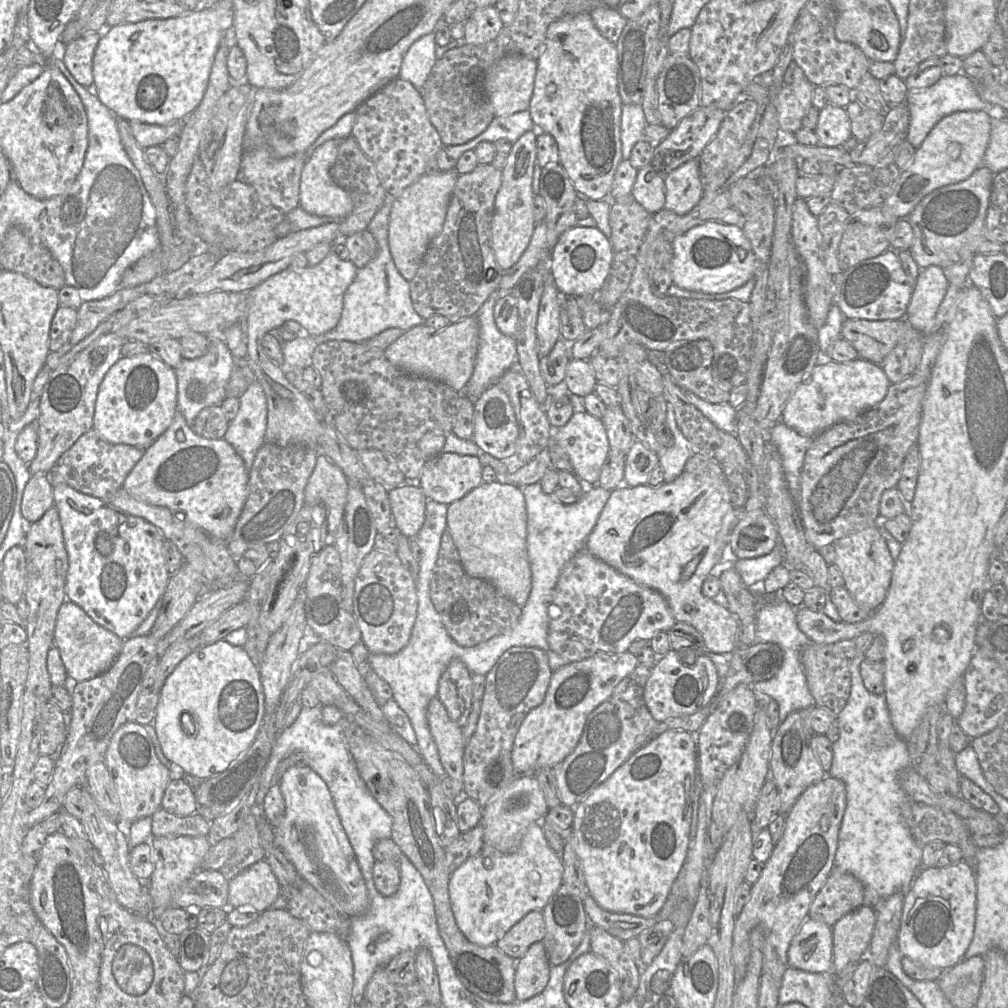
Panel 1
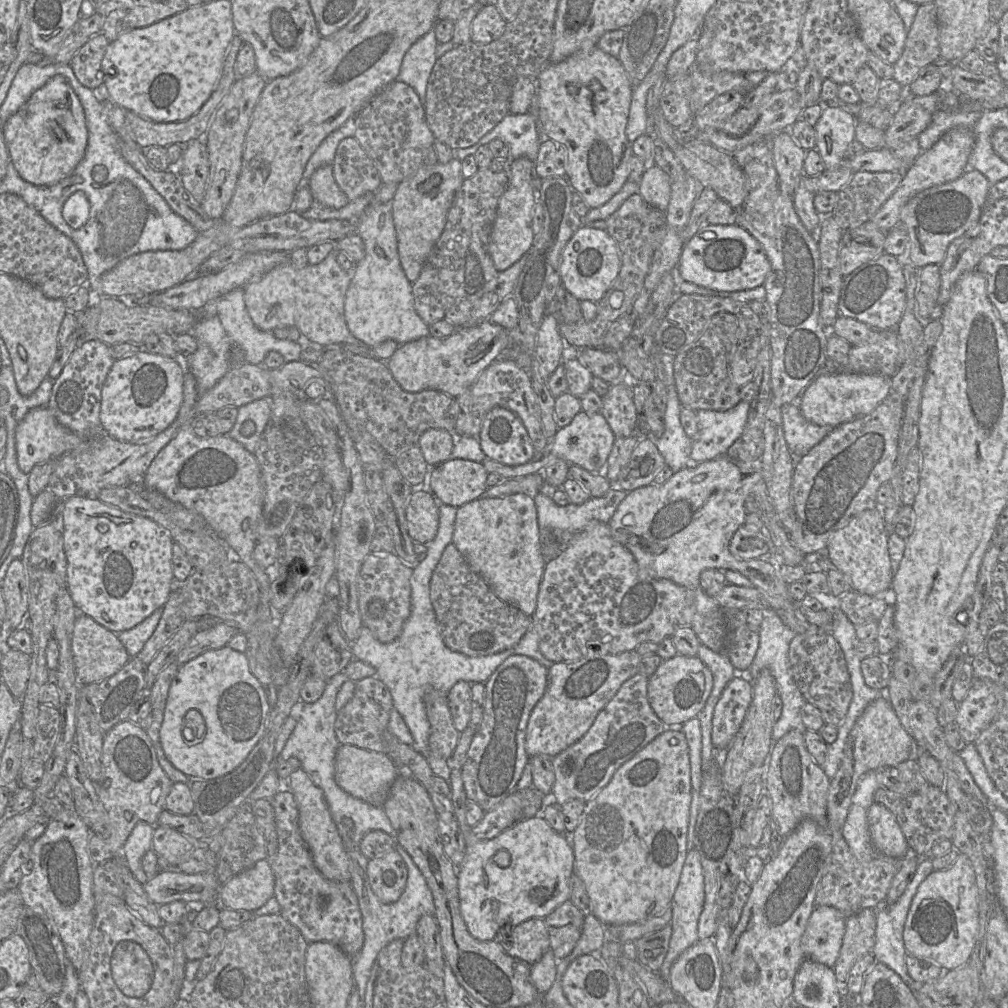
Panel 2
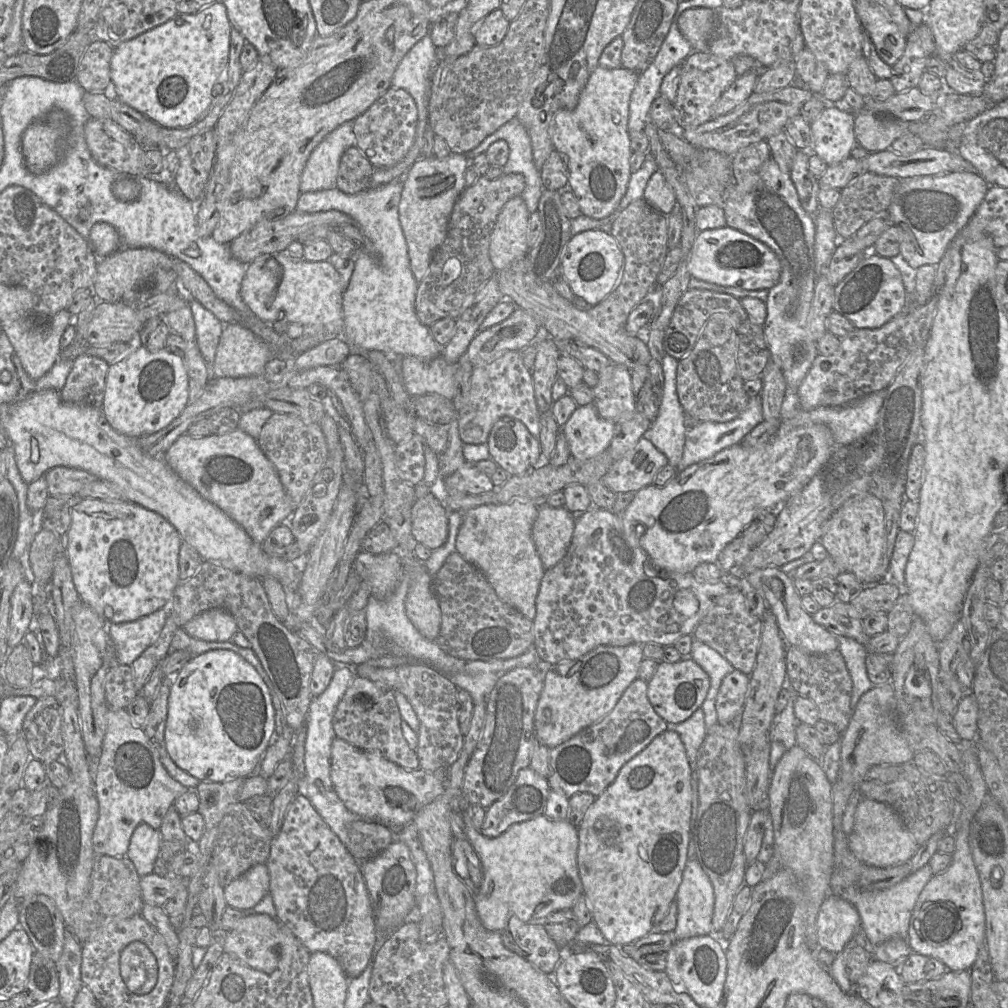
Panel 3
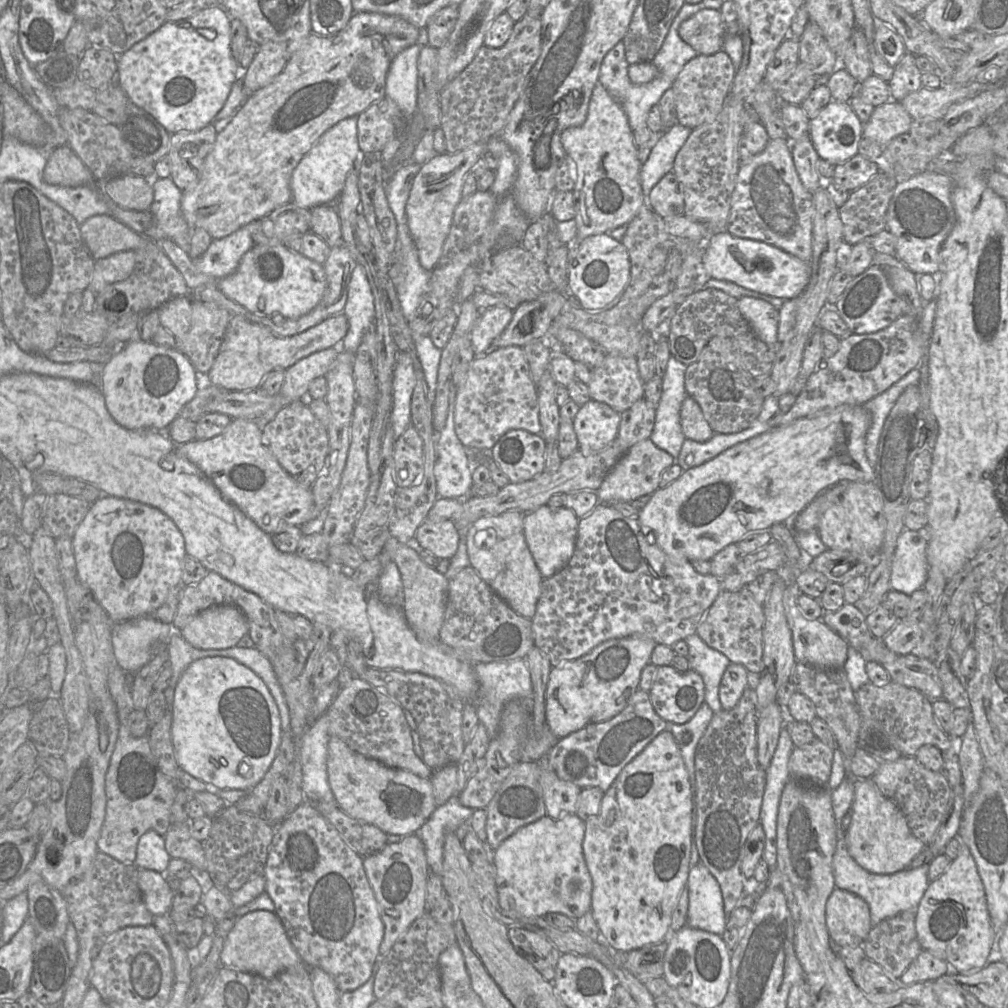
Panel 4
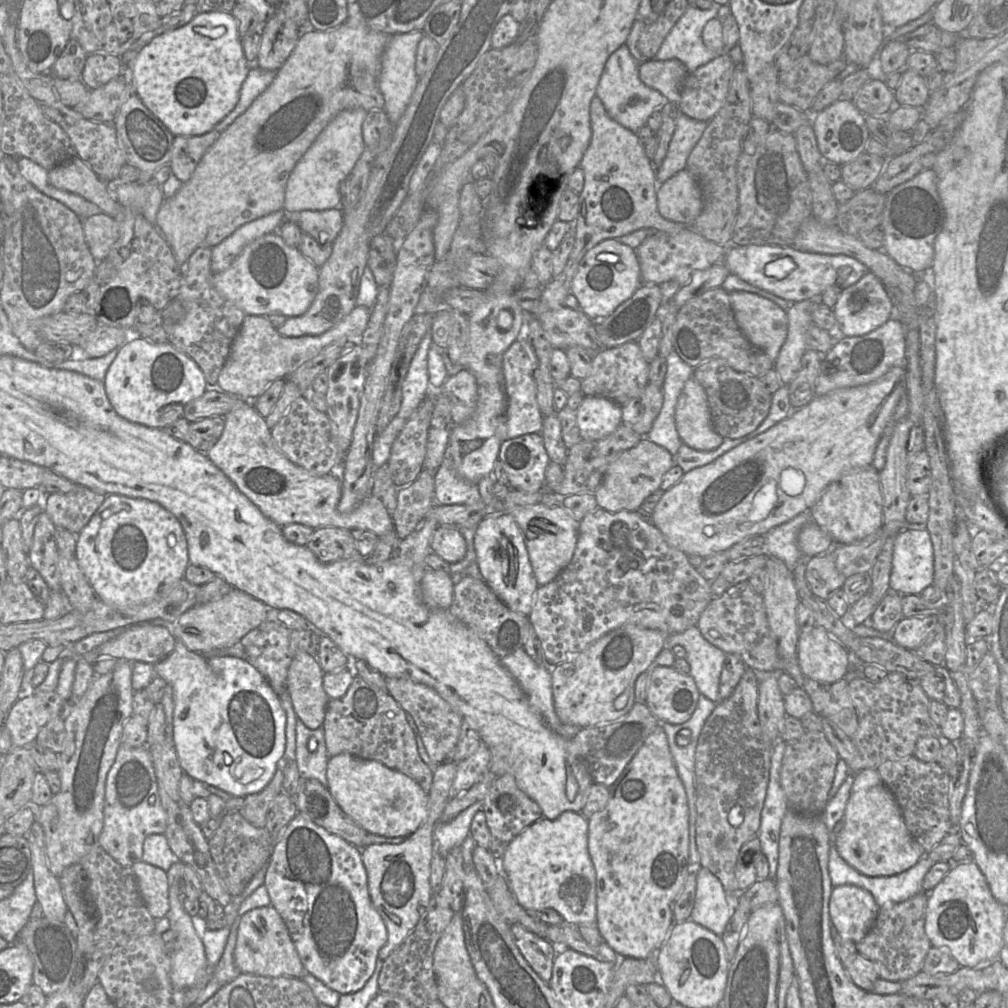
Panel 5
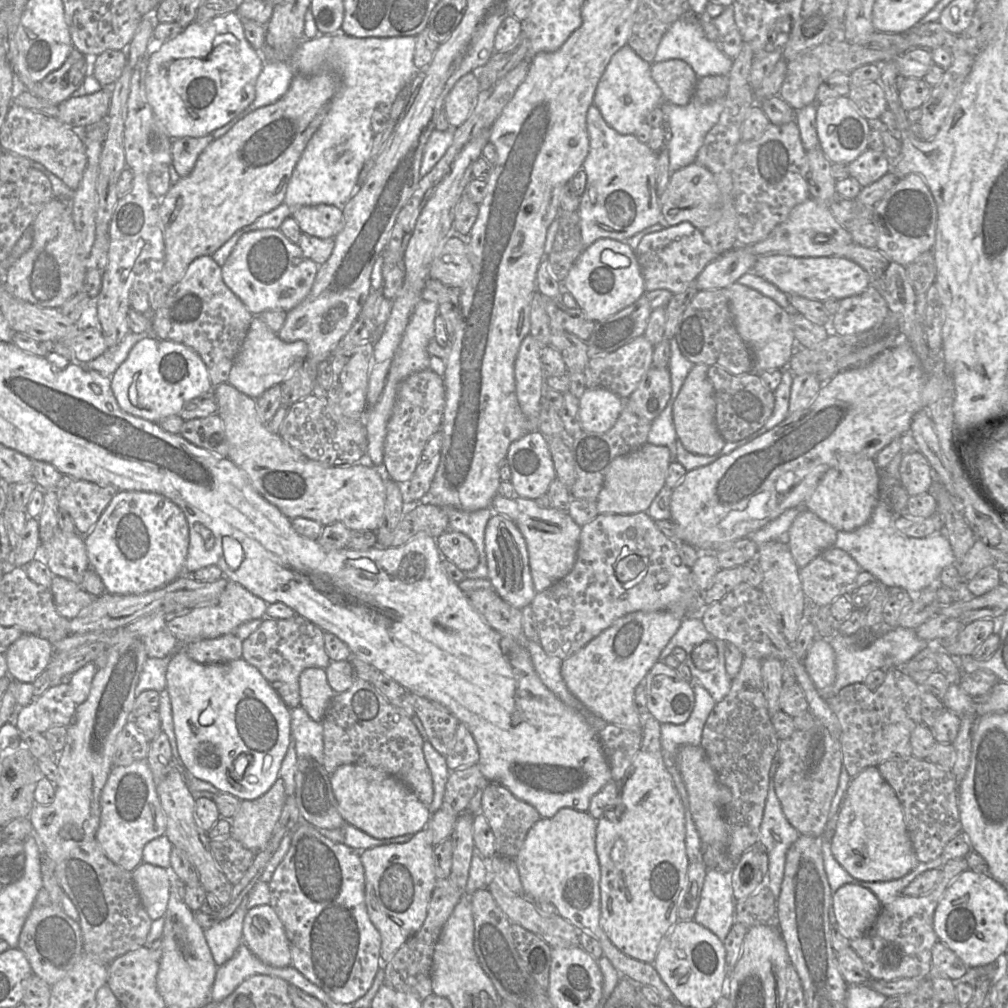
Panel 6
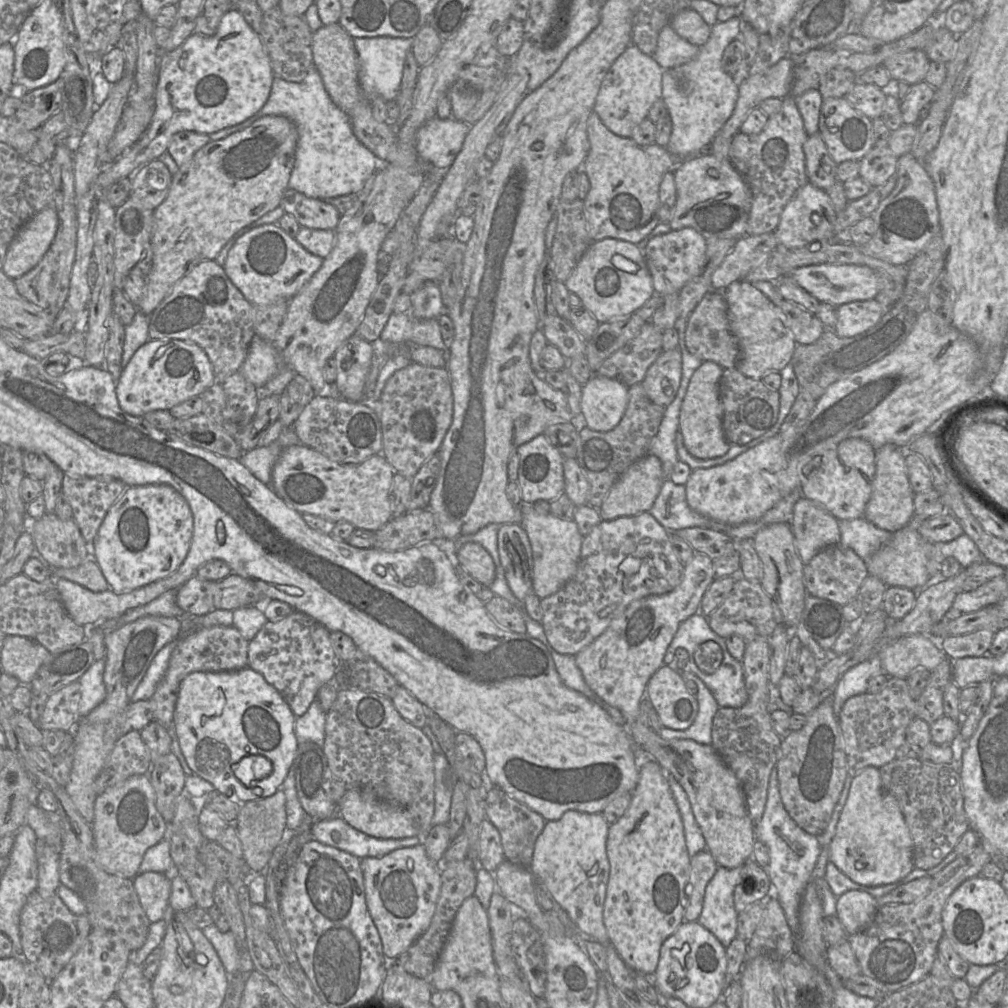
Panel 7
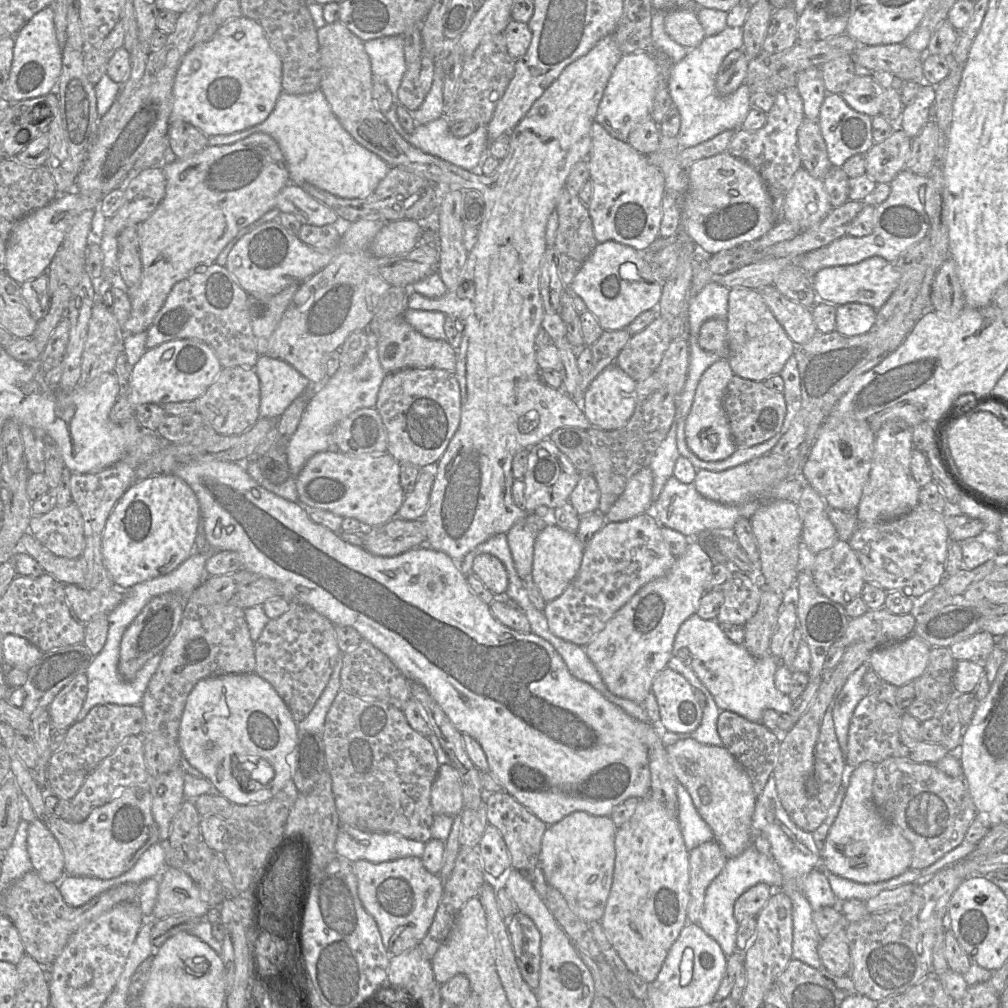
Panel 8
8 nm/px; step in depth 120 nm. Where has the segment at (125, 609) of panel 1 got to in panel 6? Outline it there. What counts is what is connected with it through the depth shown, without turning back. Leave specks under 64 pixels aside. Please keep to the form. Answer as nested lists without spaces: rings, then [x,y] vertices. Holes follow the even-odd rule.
[[[119,491],[87,535],[82,535],[90,567],[101,578],[106,593],[142,594],[159,589],[182,576],[189,549],[189,526],[182,509],[167,497],[141,491]]]

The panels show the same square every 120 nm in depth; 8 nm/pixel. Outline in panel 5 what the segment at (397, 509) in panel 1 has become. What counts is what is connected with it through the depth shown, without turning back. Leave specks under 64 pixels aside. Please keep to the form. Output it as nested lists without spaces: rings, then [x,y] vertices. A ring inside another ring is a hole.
[[[438,526],[432,536],[431,549],[452,564],[465,557],[467,545],[463,535],[455,527]]]

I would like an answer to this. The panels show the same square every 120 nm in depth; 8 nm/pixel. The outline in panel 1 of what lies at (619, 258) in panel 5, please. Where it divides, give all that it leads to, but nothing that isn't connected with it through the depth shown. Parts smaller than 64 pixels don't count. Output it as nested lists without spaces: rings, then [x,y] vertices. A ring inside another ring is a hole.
[[[575,226],[565,231],[551,252],[553,282],[561,296],[596,298],[613,262],[610,240],[597,228]]]

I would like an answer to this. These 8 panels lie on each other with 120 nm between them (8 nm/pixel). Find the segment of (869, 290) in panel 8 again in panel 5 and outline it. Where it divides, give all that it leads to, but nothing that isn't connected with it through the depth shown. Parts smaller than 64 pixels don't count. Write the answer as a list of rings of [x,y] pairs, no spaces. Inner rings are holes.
[[[730,245],[723,263],[731,274],[790,303],[808,299],[819,299],[827,288],[834,285],[841,289],[846,289],[859,281],[868,272],[868,268],[863,263],[851,256],[803,252],[793,246]]]

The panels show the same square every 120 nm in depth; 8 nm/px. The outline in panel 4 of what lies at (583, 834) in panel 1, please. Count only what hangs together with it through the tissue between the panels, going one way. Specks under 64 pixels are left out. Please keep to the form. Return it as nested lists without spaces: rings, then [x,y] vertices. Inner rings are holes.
[[[669,730],[660,732],[616,777],[604,793],[597,815],[585,821],[582,843],[583,856],[592,880],[591,912],[596,924],[612,951],[629,952],[649,944],[666,940],[670,934],[671,915],[681,890],[686,886],[690,869],[692,802],[689,776],[675,737]]]

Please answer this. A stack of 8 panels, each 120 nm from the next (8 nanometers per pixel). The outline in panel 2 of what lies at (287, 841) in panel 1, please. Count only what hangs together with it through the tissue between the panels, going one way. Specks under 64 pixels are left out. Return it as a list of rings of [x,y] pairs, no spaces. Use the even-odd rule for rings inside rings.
[[[302,768],[289,775],[285,781],[285,786],[295,798],[299,811],[300,833],[311,852],[317,869],[329,880],[351,881],[349,859],[336,824],[330,815],[322,790],[313,783],[310,776]]]

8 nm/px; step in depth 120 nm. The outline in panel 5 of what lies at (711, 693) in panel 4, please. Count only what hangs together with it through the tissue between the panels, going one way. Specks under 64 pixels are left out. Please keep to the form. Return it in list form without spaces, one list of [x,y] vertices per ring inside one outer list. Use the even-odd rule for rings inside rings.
[[[697,625],[682,633],[669,635],[664,648],[673,649],[679,645],[686,650],[685,659],[690,665],[689,675],[693,677],[700,694],[718,703],[720,675],[726,653],[710,644]]]

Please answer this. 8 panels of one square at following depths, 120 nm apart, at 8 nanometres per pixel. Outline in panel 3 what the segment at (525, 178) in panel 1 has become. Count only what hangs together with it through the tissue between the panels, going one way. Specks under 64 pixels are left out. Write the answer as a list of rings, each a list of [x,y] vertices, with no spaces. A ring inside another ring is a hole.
[[[522,196],[510,199],[501,210],[494,226],[489,256],[496,271],[528,254],[530,213]]]

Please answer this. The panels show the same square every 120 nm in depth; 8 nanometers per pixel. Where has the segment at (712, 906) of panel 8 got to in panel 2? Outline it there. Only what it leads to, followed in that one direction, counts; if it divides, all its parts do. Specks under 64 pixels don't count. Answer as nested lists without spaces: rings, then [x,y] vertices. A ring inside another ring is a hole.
[[[696,849],[689,850],[682,868],[679,883],[674,892],[670,908],[672,911],[671,927],[672,935],[670,938],[668,952],[659,970],[659,974],[669,980],[670,969],[678,957],[692,945],[698,938],[698,920],[704,905],[704,877],[700,855]]]

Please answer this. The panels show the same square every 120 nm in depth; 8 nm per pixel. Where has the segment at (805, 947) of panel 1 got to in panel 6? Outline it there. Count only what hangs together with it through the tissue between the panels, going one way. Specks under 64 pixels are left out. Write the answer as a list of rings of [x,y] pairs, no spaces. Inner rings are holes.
[[[845,884],[832,893],[836,921],[849,939],[864,936],[874,924],[882,904],[867,888]]]

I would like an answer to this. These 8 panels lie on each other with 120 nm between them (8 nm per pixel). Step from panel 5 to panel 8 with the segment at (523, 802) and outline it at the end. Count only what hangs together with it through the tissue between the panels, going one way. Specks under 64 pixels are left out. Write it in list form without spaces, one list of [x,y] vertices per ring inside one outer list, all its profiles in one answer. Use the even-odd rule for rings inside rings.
[[[506,791],[487,794],[485,807],[488,824],[494,826],[505,841],[512,868],[528,872],[538,866],[542,837],[547,825]]]

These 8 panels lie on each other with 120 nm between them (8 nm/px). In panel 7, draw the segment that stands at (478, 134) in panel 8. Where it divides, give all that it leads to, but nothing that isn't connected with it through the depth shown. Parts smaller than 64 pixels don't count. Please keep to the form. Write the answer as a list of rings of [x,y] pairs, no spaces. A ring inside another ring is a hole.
[[[452,117],[430,119],[416,133],[420,160],[447,170],[461,151],[471,126]]]

